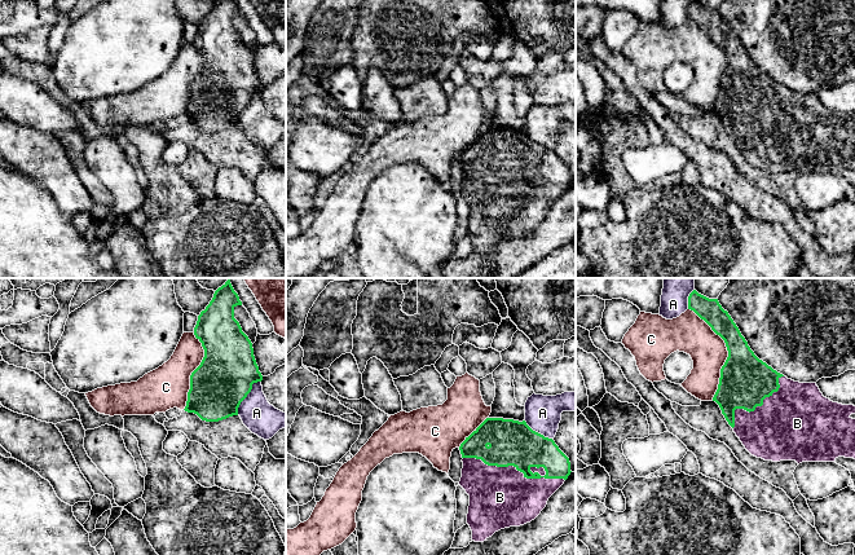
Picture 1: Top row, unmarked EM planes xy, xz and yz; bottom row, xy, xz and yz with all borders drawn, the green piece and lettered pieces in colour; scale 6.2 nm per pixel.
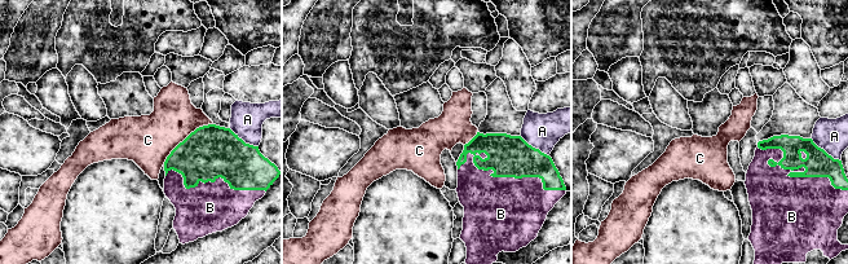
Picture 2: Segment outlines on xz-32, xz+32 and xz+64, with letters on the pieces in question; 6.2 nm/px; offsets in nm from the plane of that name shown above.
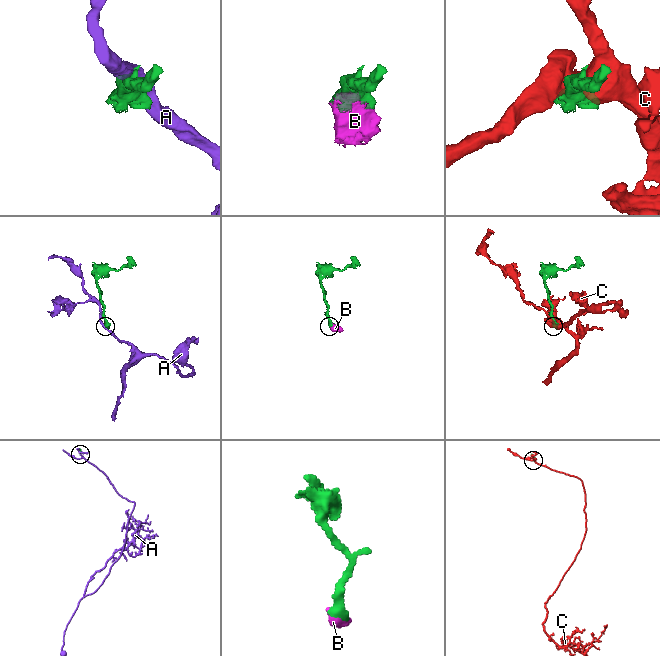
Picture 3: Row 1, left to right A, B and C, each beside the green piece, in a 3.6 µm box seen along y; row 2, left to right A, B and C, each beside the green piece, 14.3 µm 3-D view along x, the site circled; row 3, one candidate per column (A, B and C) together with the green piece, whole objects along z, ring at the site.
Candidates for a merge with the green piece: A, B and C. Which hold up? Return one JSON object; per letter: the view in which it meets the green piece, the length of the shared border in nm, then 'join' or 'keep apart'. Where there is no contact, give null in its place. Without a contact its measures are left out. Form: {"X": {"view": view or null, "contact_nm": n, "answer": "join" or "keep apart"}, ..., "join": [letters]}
{"A": {"view": "xy", "contact_nm": 260, "answer": "keep apart"}, "B": {"view": "xz", "contact_nm": 650, "answer": "join"}, "C": {"view": "yz", "contact_nm": 600, "answer": "keep apart"}, "join": ["B"]}

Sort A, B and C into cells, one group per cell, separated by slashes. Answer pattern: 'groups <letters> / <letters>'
groups A / B / C

